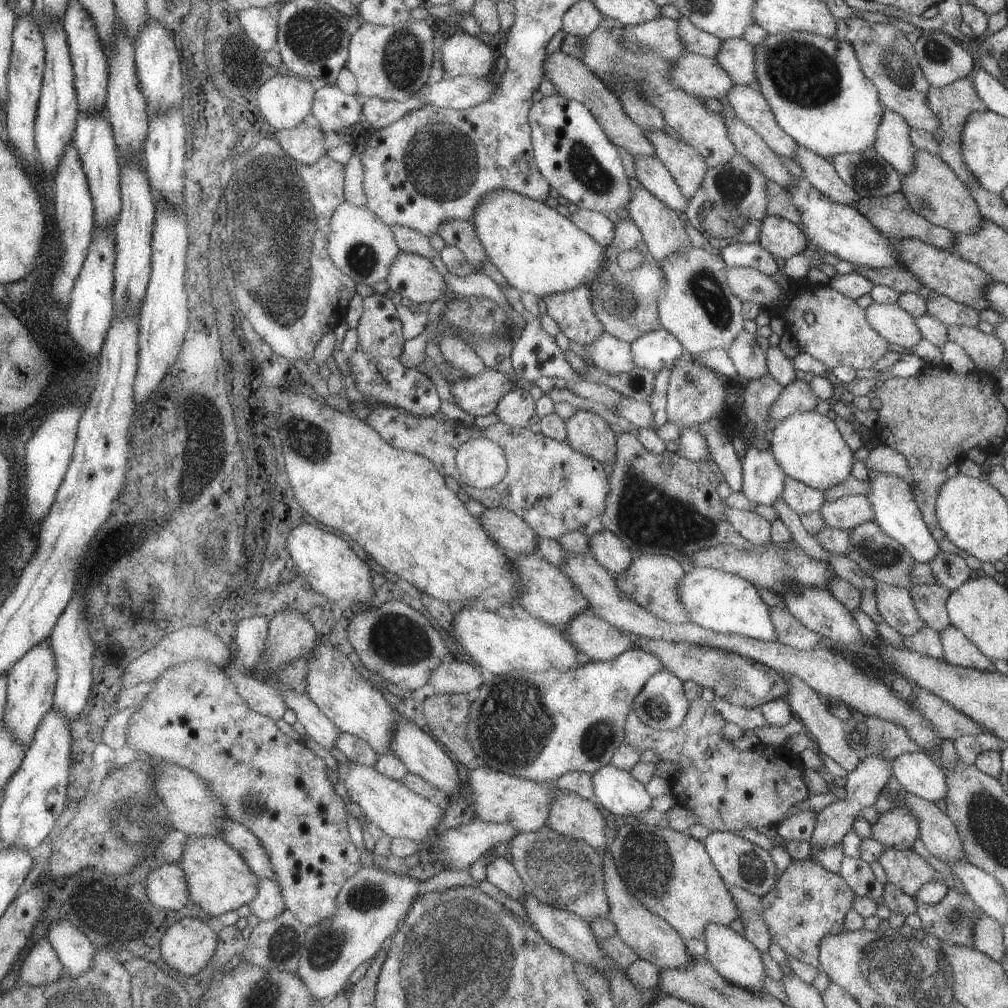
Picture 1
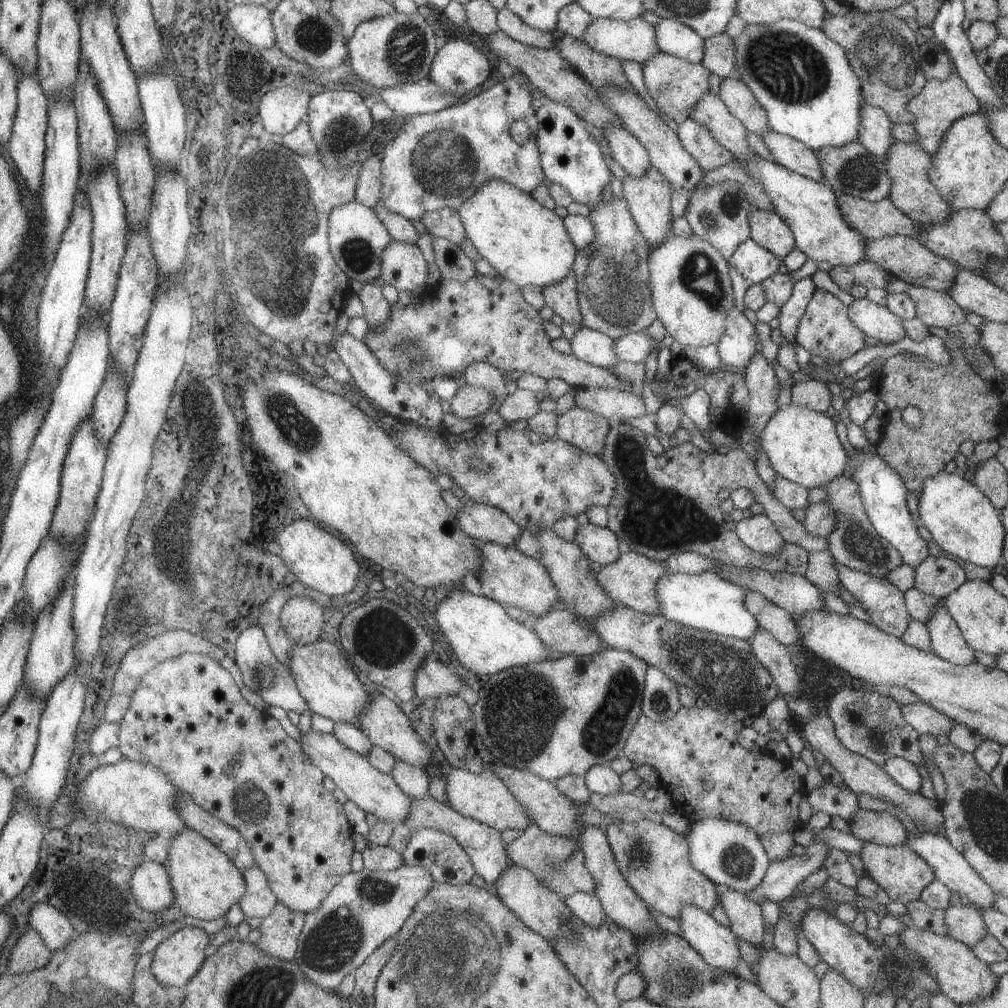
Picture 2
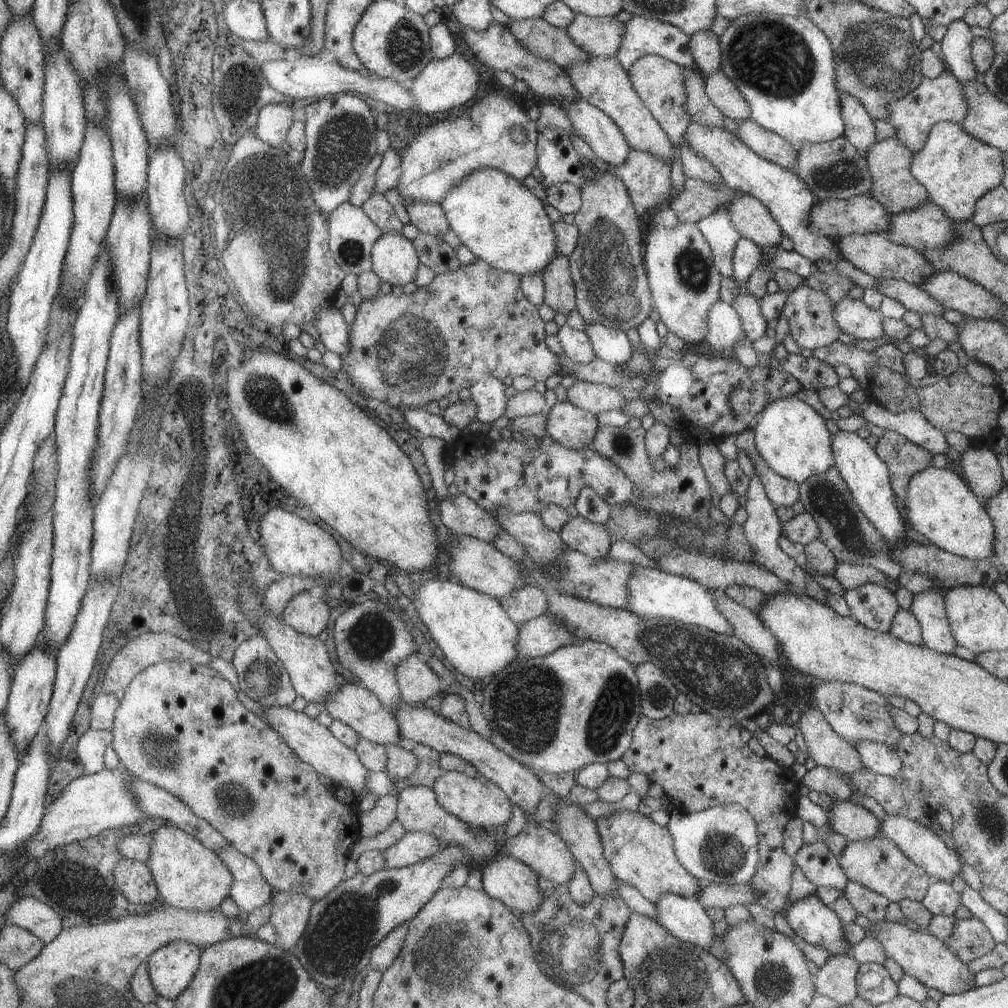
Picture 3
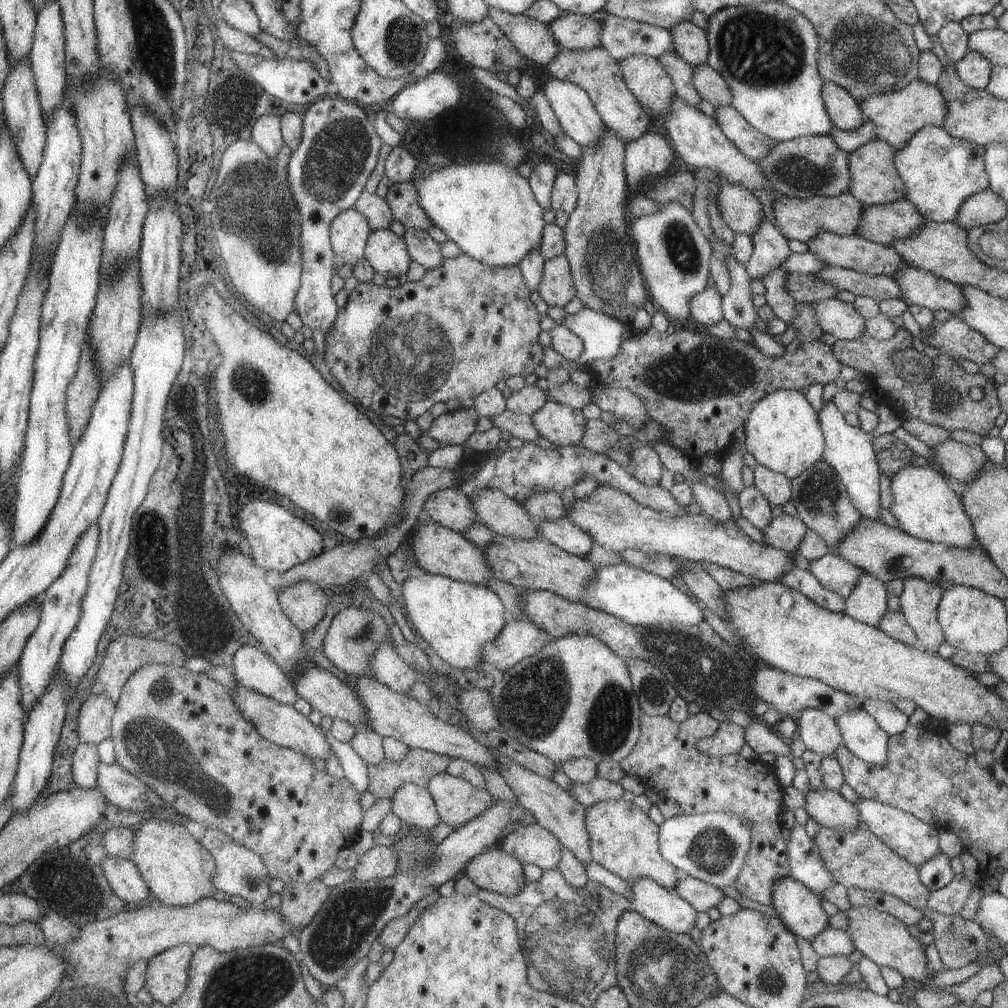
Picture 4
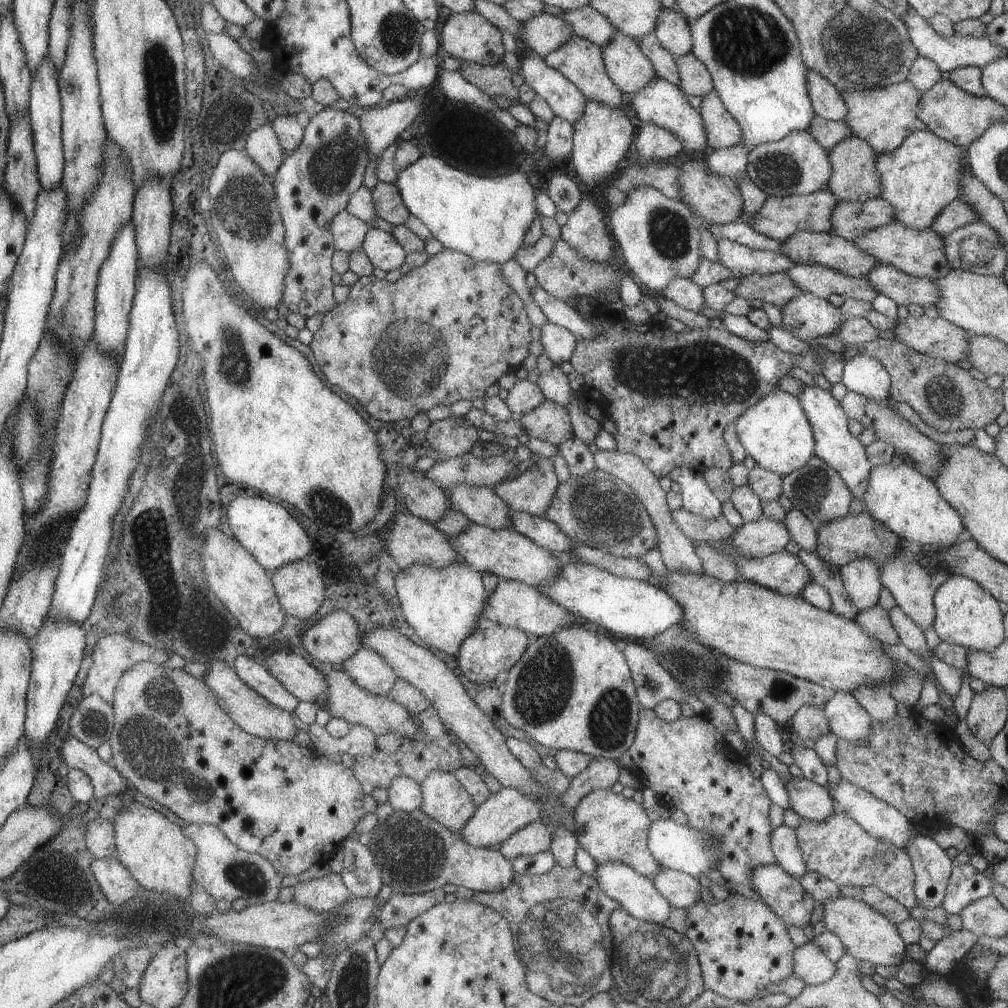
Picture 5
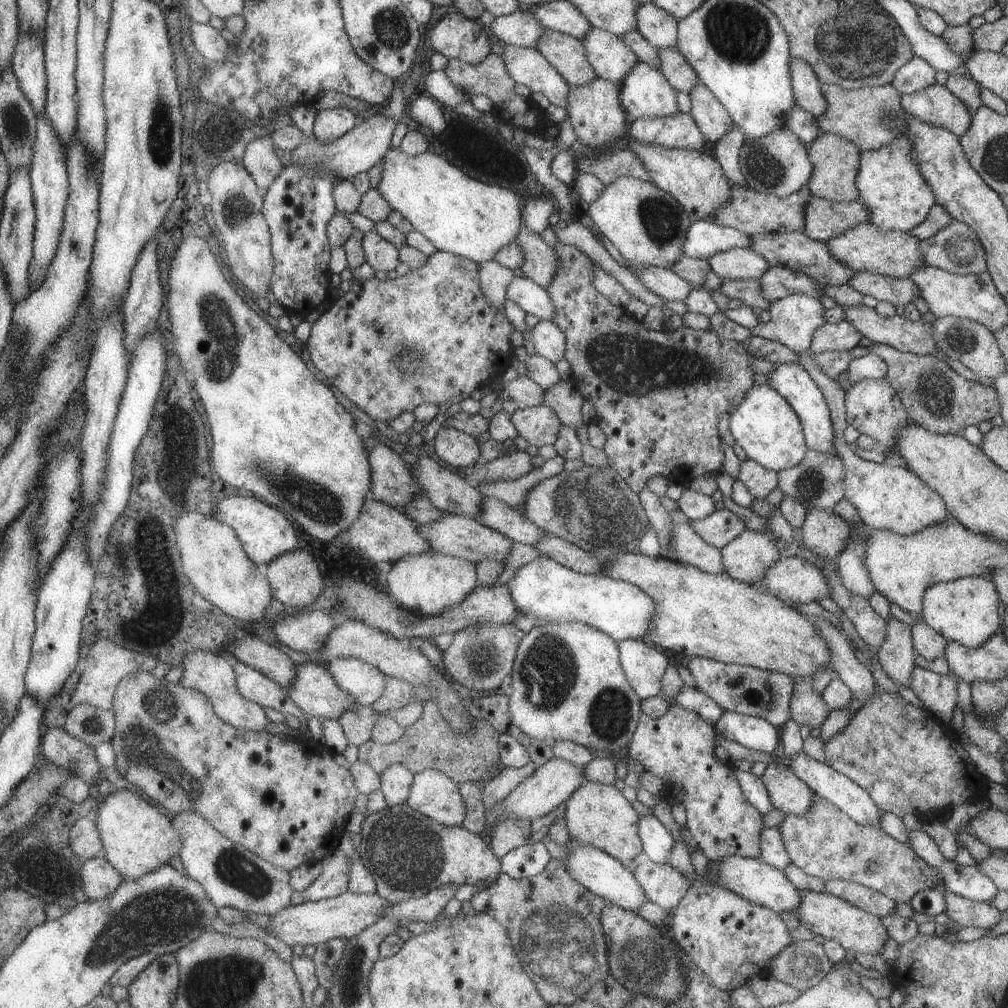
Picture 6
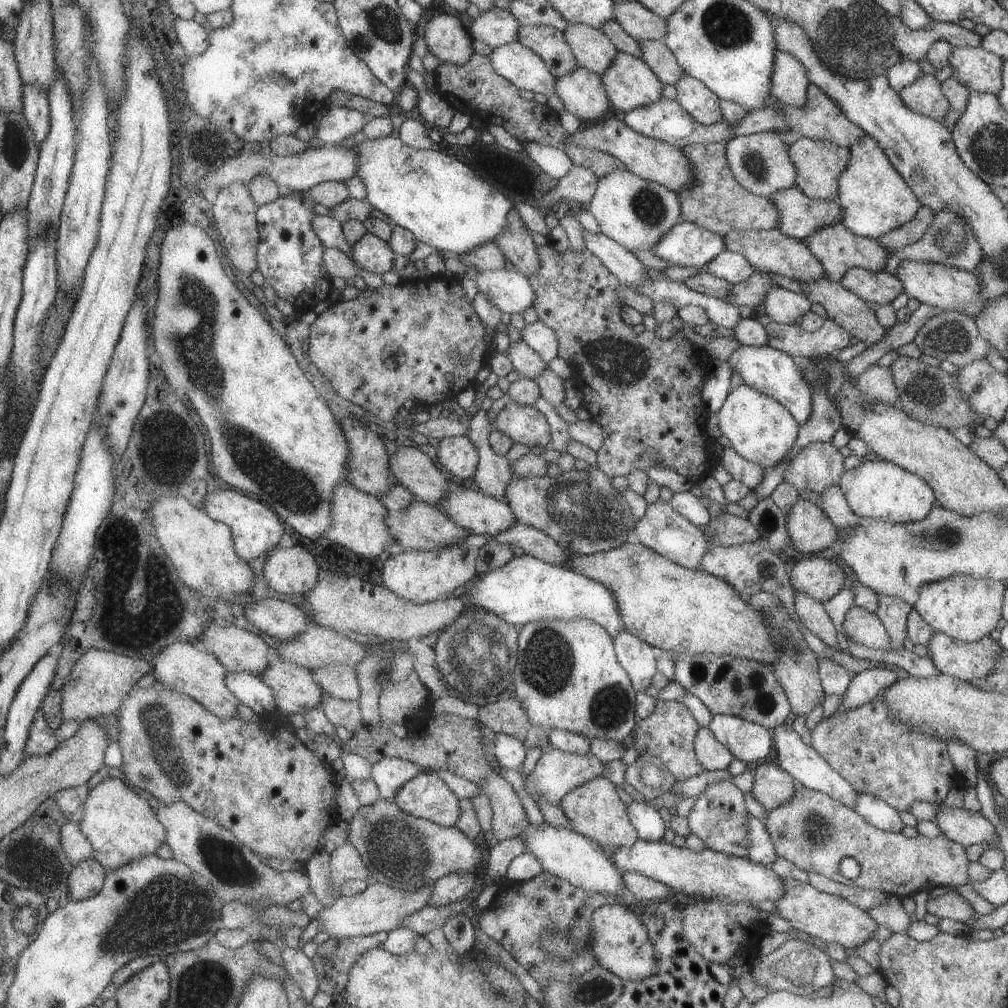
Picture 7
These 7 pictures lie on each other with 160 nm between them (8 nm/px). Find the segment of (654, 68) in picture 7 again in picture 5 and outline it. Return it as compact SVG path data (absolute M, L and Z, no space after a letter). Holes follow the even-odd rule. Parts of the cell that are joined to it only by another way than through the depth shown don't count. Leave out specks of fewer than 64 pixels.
M690 52L674 57L674 61L678 72L678 86L686 97L702 97L714 90L707 69Z

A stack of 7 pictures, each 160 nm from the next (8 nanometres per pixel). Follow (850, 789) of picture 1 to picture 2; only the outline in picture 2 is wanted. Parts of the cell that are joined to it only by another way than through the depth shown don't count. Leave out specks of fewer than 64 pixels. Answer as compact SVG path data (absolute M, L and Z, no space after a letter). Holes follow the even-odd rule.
M812 843L805 848L801 857L792 855L781 861L771 861L759 884L745 893L748 899L759 906L764 900L779 904L783 899L787 899L798 882L820 868L821 861L829 850L819 843Z

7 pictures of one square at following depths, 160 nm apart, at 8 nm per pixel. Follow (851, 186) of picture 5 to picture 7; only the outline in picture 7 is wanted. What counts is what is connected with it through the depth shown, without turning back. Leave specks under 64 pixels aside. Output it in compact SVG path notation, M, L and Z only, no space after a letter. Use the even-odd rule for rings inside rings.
M801 137L788 145L787 154L795 169L793 185L810 199L836 200L836 180L839 173L847 166L850 157L847 147L840 147L829 141Z

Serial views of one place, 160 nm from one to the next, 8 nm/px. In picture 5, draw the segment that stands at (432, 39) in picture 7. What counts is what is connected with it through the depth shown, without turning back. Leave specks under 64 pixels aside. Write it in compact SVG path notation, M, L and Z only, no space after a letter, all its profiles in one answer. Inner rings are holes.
M473 11L452 13L441 26L439 44L440 54L456 58L458 61L471 61L481 66L491 66L501 61L503 44L499 29L485 20L479 13Z

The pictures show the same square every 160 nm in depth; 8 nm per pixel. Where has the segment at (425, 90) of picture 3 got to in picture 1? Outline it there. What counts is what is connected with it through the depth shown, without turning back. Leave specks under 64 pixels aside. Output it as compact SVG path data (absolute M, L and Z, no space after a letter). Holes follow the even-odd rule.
M461 30L449 35L438 47L444 78L461 76L490 78L493 68L491 50L477 37Z

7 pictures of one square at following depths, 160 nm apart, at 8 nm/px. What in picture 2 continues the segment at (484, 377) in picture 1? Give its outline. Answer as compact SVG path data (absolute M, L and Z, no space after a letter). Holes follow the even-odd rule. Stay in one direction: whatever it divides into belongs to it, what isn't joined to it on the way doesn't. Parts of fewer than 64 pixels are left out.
M465 384L450 399L451 412L459 418L473 418L489 410L494 397L489 391Z

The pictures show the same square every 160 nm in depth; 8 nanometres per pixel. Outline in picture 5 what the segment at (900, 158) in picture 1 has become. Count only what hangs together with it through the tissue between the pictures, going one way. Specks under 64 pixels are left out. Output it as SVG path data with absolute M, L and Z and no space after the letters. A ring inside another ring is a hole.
M806 70L807 96L812 111L828 121L841 121L847 112L838 90L824 76L814 70Z

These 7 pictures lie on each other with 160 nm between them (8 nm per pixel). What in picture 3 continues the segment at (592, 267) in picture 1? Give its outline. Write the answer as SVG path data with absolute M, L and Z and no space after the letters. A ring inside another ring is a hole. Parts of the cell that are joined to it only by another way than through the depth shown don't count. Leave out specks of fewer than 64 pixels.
M478 168L459 179L458 184L448 188L439 201L448 228L466 246L471 254L479 257L493 268L515 273L519 278L524 274L542 272L543 268L555 255L556 236L552 231L552 222L545 214L544 205L531 193L522 182L494 168Z

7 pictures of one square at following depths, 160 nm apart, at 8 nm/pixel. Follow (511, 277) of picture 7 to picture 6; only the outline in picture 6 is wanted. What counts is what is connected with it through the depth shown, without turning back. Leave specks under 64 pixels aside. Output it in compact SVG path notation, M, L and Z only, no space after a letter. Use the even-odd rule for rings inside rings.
M514 276L505 288L504 298L538 320L549 321L554 311L546 290L527 277Z

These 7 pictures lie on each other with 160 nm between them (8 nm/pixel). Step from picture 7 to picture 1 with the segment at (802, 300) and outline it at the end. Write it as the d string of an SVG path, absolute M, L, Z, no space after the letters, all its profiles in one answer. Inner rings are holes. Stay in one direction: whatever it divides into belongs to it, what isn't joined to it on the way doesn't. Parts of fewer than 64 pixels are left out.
M872 302L864 308L864 315L870 327L895 349L908 350L921 339L913 319L897 303Z

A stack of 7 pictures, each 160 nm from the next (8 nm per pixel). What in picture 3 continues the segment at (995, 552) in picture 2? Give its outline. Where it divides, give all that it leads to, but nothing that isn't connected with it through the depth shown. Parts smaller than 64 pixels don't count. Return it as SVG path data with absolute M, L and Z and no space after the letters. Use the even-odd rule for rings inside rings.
M927 467L907 481L905 522L945 552L966 559L987 559L992 554L993 527L982 502L963 479L951 470Z

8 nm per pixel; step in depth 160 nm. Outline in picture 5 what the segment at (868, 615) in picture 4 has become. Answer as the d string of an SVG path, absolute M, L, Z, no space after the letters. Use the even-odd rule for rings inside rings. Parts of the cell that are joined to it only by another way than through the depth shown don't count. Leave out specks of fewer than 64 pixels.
M867 557L855 558L838 567L845 592L849 595L858 612L875 606L880 590L879 573L876 564Z

